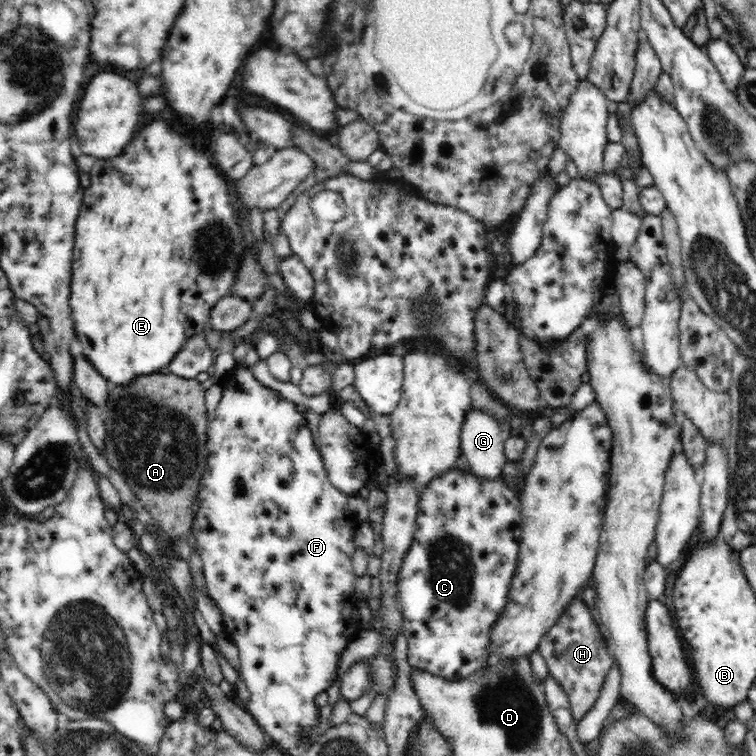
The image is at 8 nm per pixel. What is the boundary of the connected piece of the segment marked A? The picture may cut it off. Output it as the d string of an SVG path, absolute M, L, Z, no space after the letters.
M168 373L146 374L126 386L116 385L108 394L104 420L107 438L104 439L105 457L112 468L124 478L134 496L150 513L159 530L170 542L187 537L192 529L192 502L197 496L199 482L207 470L208 410L204 401L204 388L197 379L186 380Z

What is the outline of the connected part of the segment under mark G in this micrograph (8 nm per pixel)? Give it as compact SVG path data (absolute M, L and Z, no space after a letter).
M473 407L466 412L462 423L461 452L468 460L469 470L483 480L502 478L502 470L509 462L504 452L506 425L498 421L493 414L485 412L485 410L476 410Z

